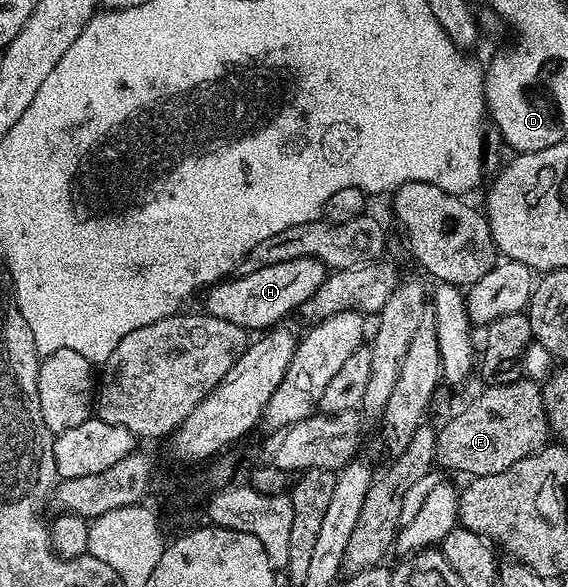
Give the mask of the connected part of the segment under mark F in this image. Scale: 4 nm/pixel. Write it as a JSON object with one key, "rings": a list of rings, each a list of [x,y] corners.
{"rings":[[[518,378],[512,384],[495,382],[472,402],[463,408],[447,425],[437,432],[437,448],[435,462],[440,469],[448,468],[451,472],[468,472],[468,477],[501,474],[501,470],[509,470],[513,462],[521,462],[521,458],[529,458],[529,454],[540,451],[548,443],[547,415],[543,405],[542,387],[534,380]]]}

